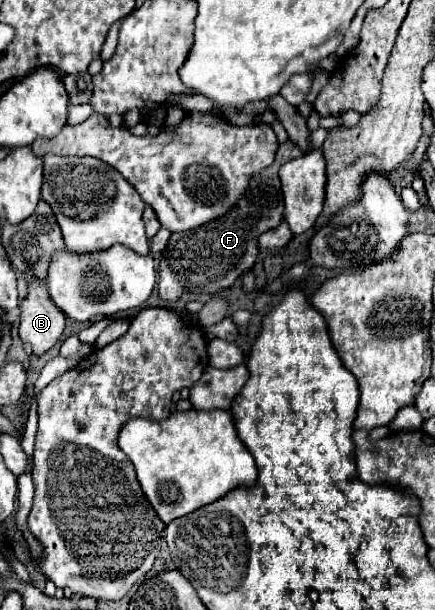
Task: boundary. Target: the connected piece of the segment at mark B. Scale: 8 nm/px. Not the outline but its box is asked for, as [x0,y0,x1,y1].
[20,279,66,357]

